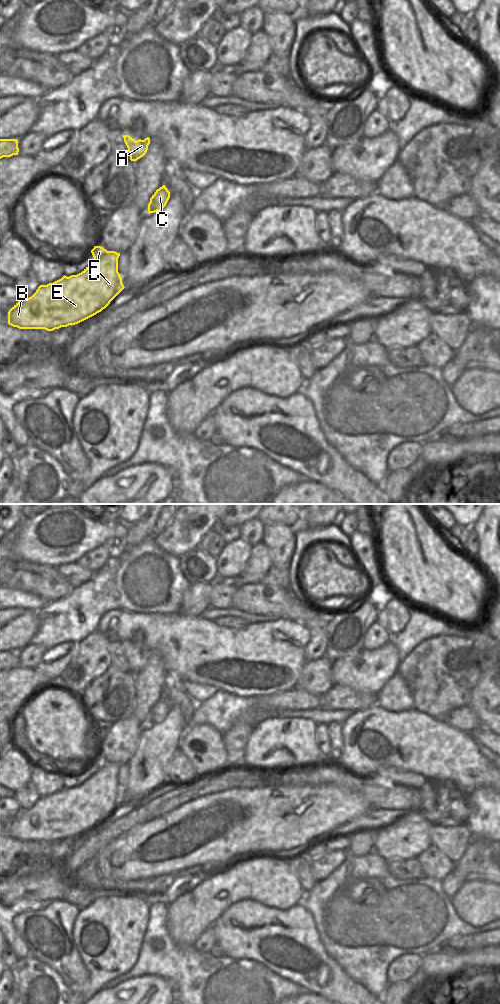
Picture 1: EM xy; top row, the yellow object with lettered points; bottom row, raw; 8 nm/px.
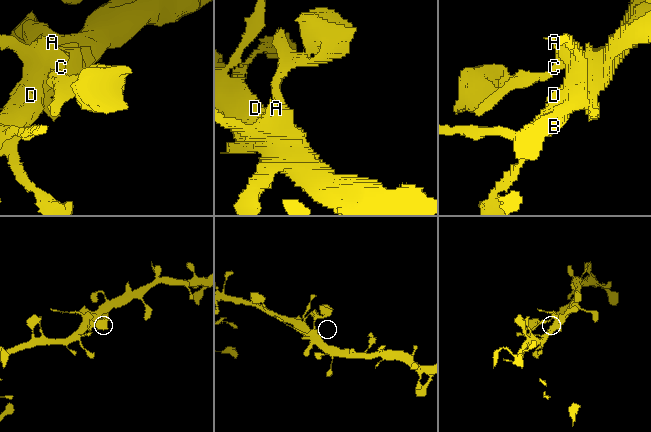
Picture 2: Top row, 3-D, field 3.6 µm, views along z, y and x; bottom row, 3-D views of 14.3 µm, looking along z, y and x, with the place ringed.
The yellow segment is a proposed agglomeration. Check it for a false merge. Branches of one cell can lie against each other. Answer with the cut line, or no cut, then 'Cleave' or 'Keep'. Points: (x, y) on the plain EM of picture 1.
No split. Keep.

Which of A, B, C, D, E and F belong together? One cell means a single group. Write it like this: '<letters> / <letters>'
A B C D E F

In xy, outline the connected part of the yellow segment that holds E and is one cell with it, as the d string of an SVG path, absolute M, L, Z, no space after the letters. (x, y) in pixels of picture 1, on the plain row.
M101 758L91 762L94 774L81 785L40 797L27 811L18 813L8 824L8 836L19 841L45 841L53 843L78 836L105 821L125 800L118 784L120 765L107 763Z

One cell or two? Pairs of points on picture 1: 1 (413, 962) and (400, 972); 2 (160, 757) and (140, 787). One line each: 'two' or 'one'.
1: one
2: one

